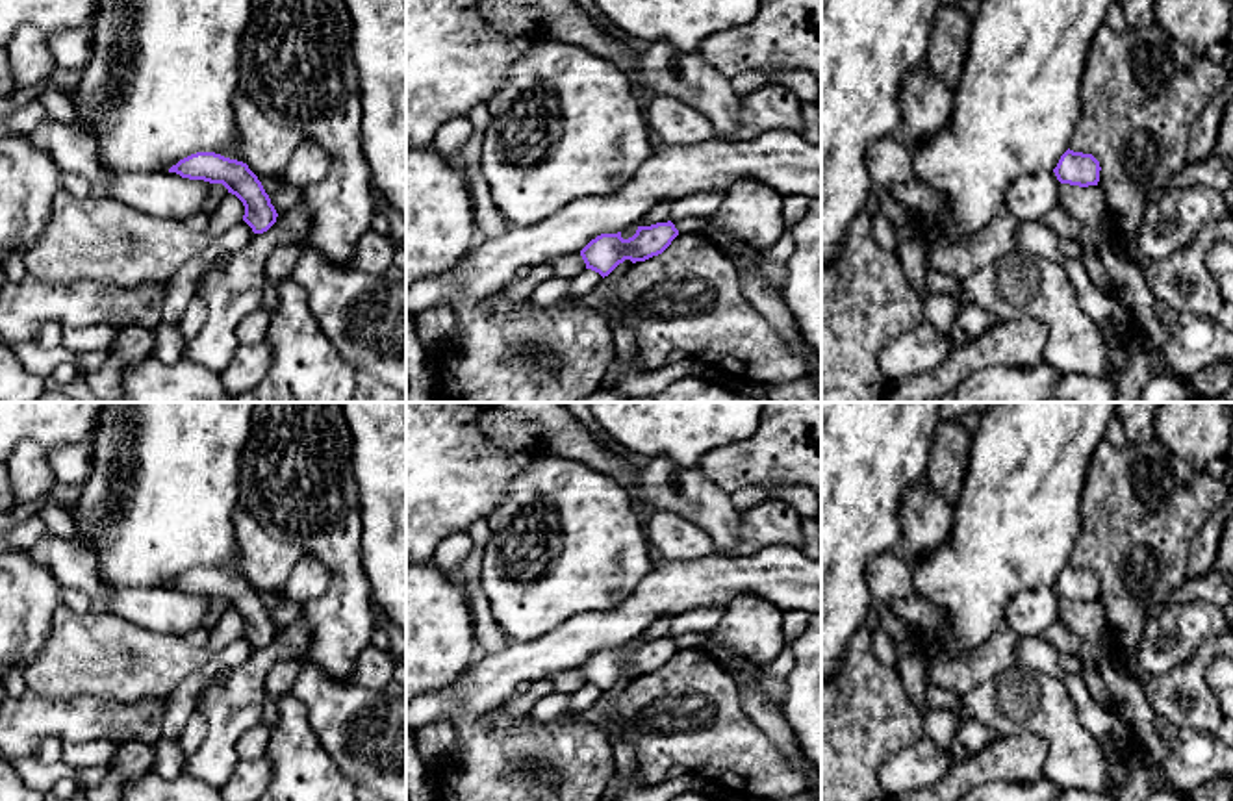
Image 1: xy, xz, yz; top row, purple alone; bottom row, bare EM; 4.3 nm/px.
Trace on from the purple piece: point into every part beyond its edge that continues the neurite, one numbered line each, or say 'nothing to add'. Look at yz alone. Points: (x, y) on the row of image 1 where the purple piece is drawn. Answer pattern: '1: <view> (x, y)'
nothing to add

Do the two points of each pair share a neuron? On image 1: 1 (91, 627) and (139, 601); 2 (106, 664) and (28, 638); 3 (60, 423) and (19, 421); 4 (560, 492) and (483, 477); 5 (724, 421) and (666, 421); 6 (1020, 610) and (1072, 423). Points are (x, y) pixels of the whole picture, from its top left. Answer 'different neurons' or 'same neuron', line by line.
1: different neurons
2: different neurons
3: same neuron
4: different neurons
5: same neuron
6: different neurons

